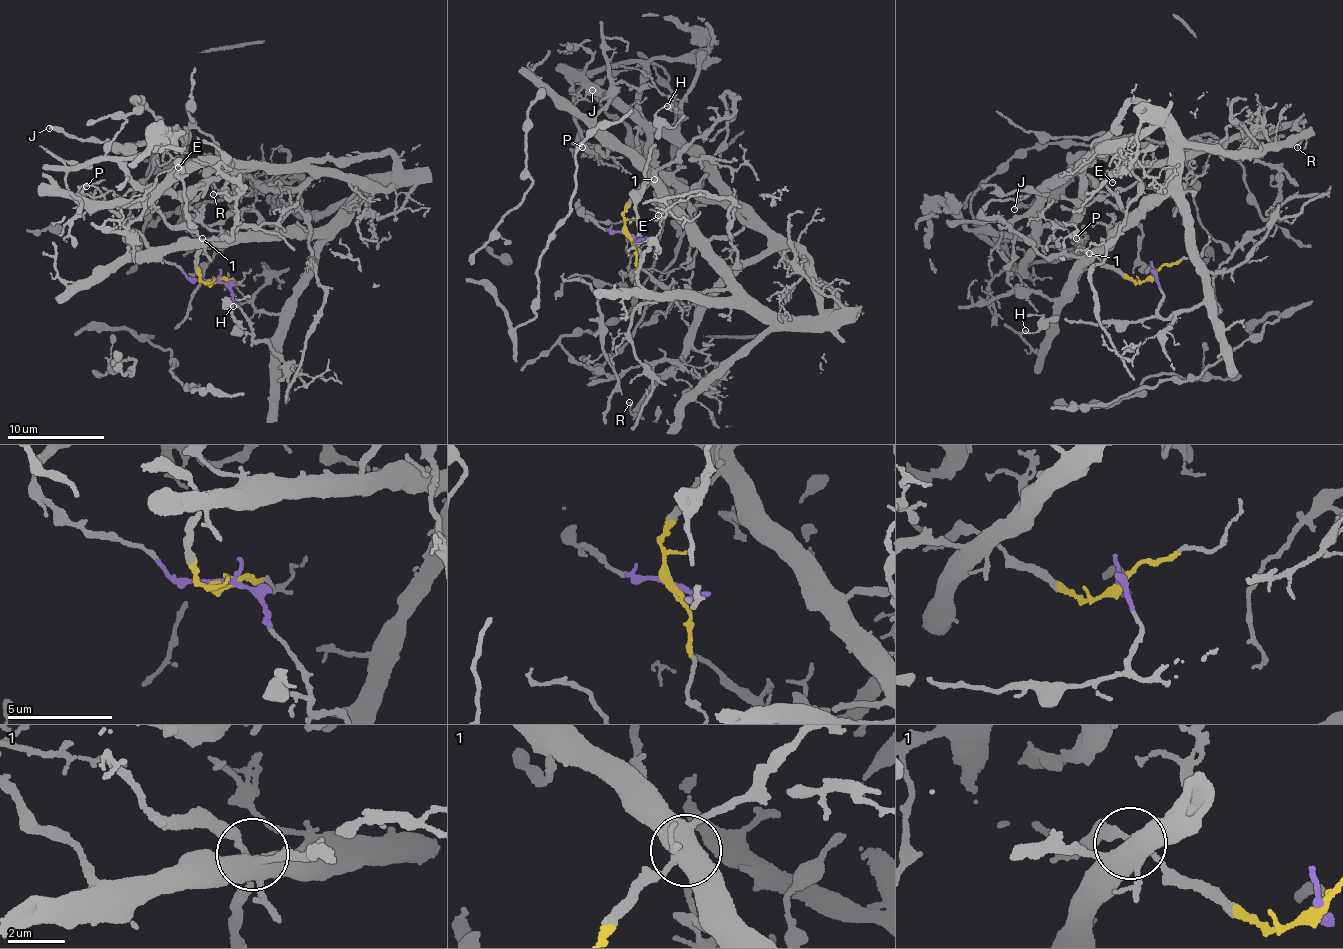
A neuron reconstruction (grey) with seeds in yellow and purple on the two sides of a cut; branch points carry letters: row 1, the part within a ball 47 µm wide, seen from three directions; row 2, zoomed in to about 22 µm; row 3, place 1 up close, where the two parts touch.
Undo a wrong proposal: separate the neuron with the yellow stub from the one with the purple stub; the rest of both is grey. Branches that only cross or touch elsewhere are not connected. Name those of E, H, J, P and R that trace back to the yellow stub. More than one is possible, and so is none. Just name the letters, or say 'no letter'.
E, J, R

